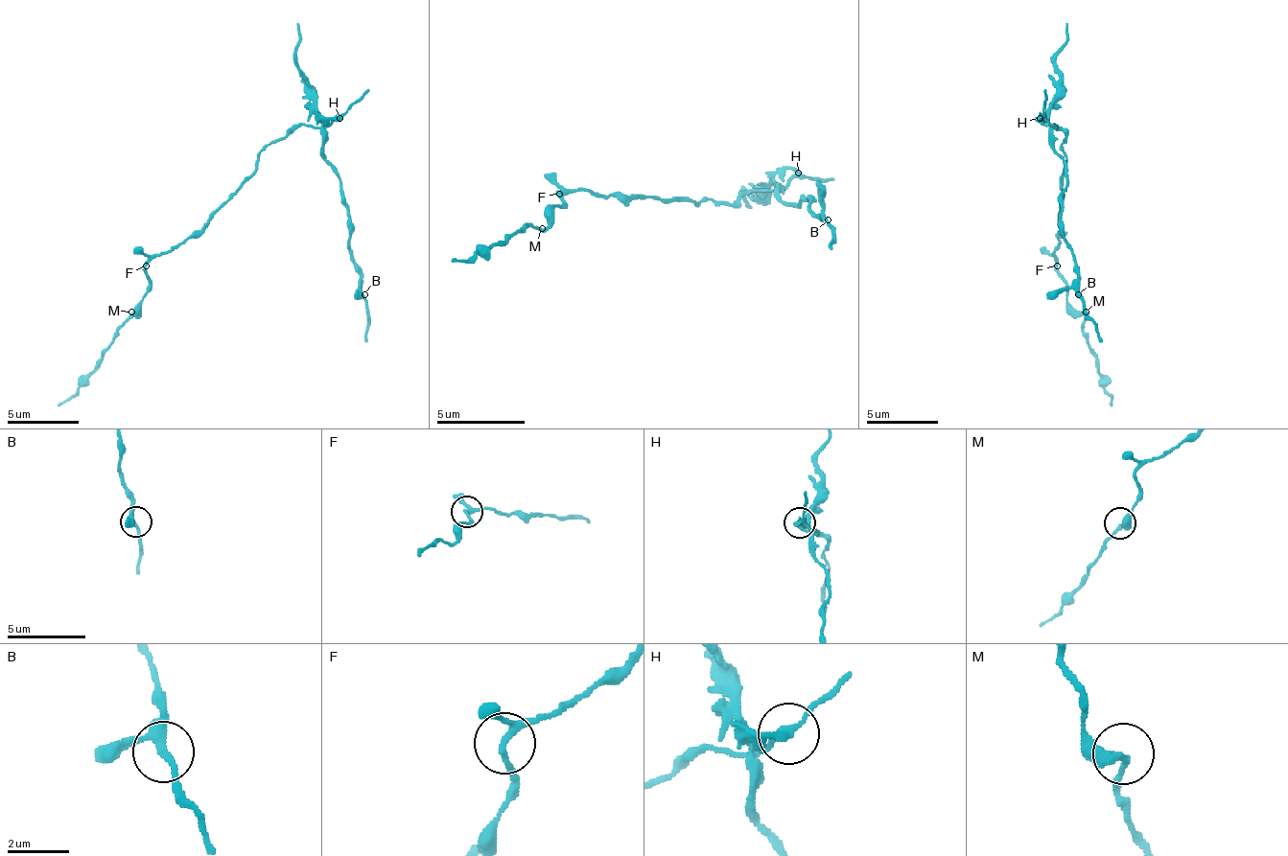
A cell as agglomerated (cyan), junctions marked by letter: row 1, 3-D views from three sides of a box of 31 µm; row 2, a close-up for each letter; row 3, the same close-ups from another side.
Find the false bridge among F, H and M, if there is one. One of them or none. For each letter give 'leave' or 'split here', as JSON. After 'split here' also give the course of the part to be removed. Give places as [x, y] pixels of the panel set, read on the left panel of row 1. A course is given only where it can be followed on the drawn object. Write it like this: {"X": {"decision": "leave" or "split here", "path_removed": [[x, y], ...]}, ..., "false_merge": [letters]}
{"F": {"decision": "leave"}, "H": {"decision": "split here", "path_removed": [[339, 119], [332, 119], [324, 129], [324, 158], [339, 179], [346, 226], [367, 315], [367, 340]]}, "M": {"decision": "leave"}, "false_merge": ["H"]}

